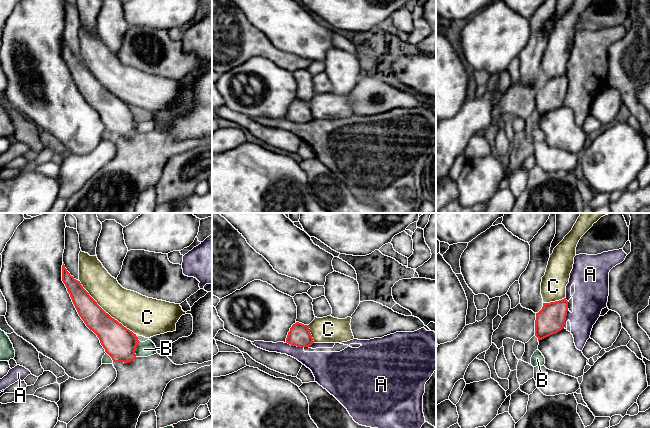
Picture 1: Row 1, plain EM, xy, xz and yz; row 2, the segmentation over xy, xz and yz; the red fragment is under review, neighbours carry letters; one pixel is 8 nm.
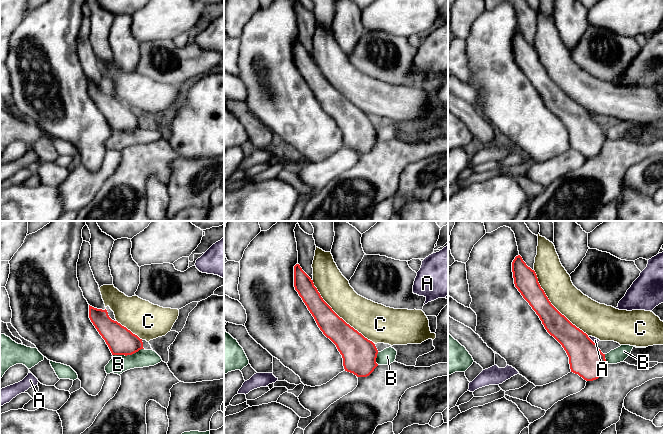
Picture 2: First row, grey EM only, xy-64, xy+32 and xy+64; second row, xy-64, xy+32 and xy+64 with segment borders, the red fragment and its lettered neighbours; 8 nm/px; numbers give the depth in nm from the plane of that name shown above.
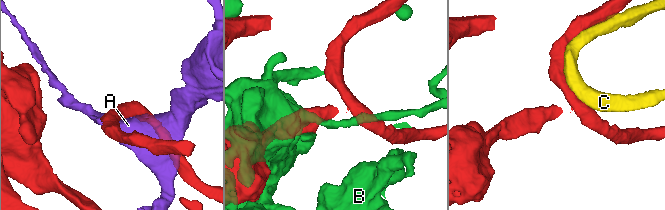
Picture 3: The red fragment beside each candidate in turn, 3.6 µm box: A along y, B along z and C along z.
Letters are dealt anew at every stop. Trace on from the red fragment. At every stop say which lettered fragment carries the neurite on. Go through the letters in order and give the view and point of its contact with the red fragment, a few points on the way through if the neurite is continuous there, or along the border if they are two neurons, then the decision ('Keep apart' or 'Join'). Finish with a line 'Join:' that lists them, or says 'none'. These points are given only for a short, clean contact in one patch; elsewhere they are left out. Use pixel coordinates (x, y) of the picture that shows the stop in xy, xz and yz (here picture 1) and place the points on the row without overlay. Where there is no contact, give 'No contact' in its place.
A: Touches red at yz (565, 94). Keep apart
B: Touches red at xy (135, 125). Keep apart
C: Touches red at xy (104, 87). Join
Join: C

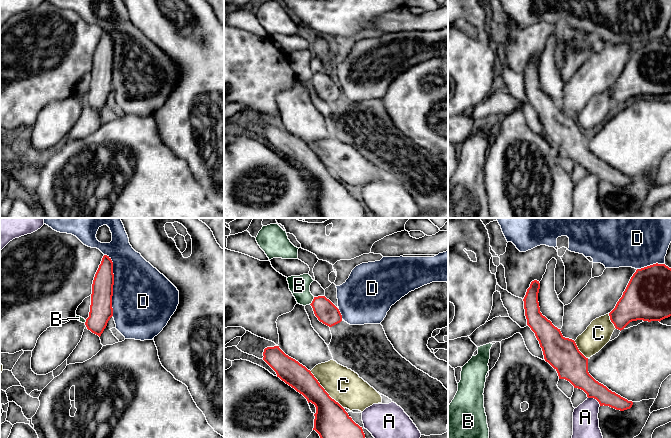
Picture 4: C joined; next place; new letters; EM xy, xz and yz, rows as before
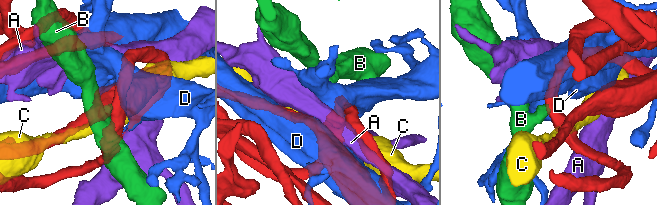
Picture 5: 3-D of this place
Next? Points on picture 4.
A: Touches red at yz (595, 174). Keep apart
B: Touches red at xz (312, 77). Boundary: xz (314, 73), (310, 80). Keep apart
C: Touches red at xz (324, 166). Keep apart
D: Touches red at xy (113, 60). Keep apart
Join: none

